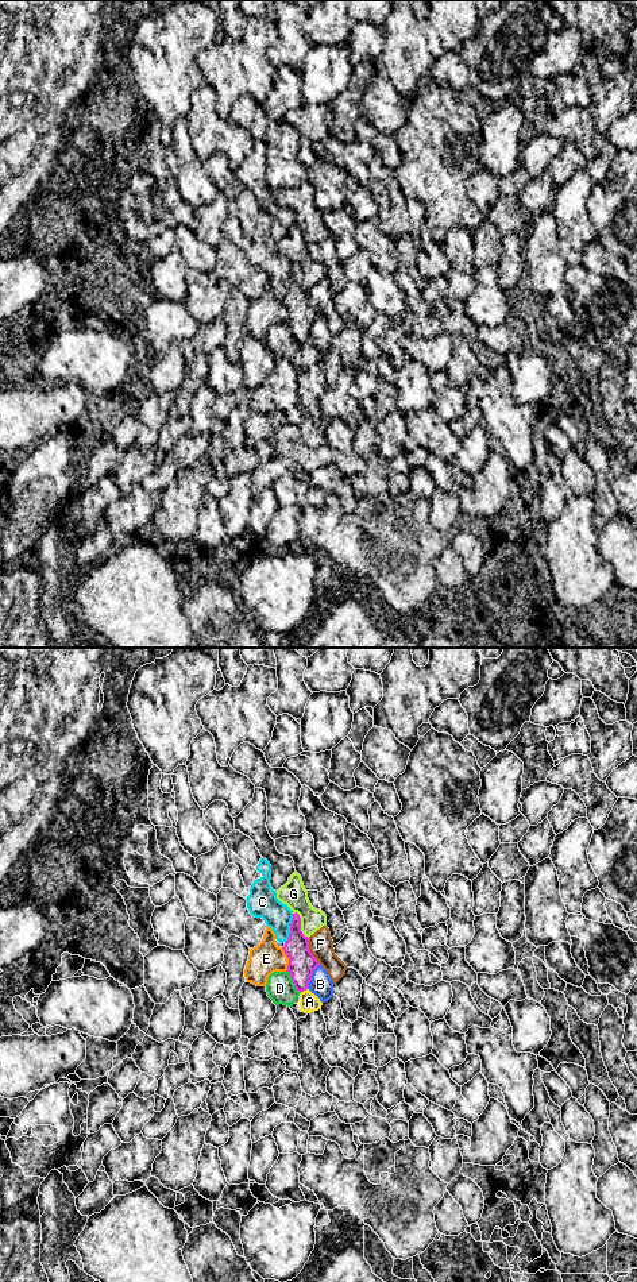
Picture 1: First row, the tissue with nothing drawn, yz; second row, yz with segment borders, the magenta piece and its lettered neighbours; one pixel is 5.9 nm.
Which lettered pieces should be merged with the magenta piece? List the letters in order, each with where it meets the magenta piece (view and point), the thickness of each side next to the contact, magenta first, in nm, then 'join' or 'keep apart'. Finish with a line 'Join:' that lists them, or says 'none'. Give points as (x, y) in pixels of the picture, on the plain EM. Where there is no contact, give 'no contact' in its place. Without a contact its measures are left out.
A: contact yz (302, 343); calibres 160 and 110 nm; keep apart
B: contact yz (311, 328); calibres 160 and 140 nm; keep apart
C: contact yz (290, 281); calibres 160 and 180 nm; keep apart
D: contact yz (292, 332); calibres 160 and 170 nm; keep apart
E: contact yz (288, 309); calibres 160 and 190 nm; keep apart
F: contact yz (309, 304); calibres 160 and 140 nm; keep apart
G: contact yz (300, 277); calibres 160 and 160 nm; keep apart
Join: none

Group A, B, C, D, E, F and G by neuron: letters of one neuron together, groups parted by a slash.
A D / B / C / E / F / G

